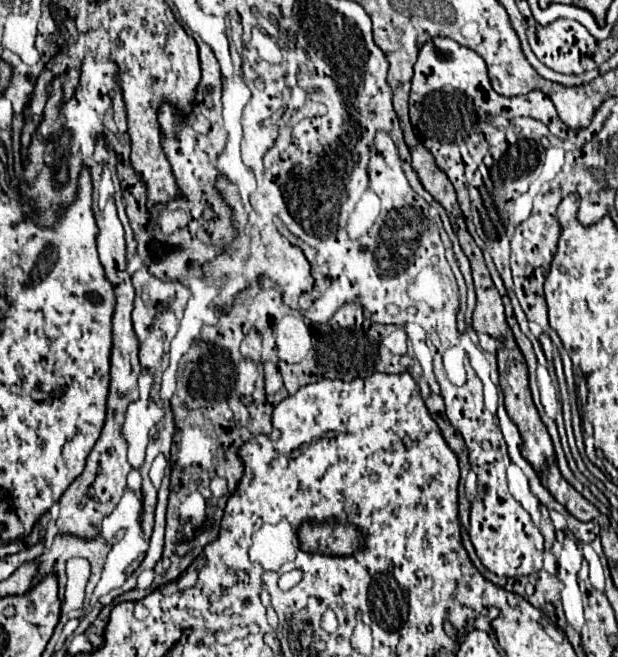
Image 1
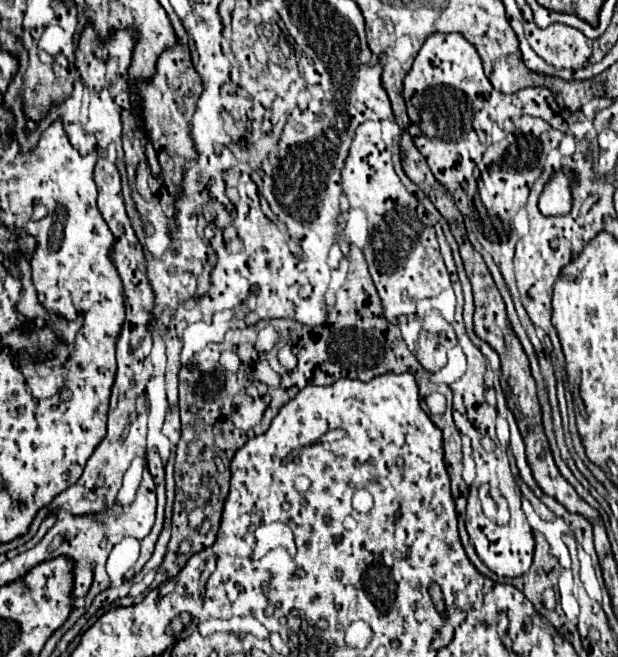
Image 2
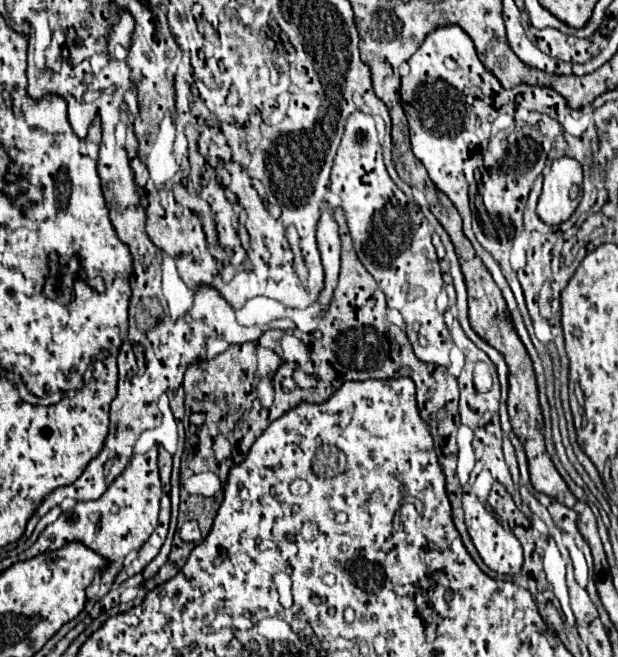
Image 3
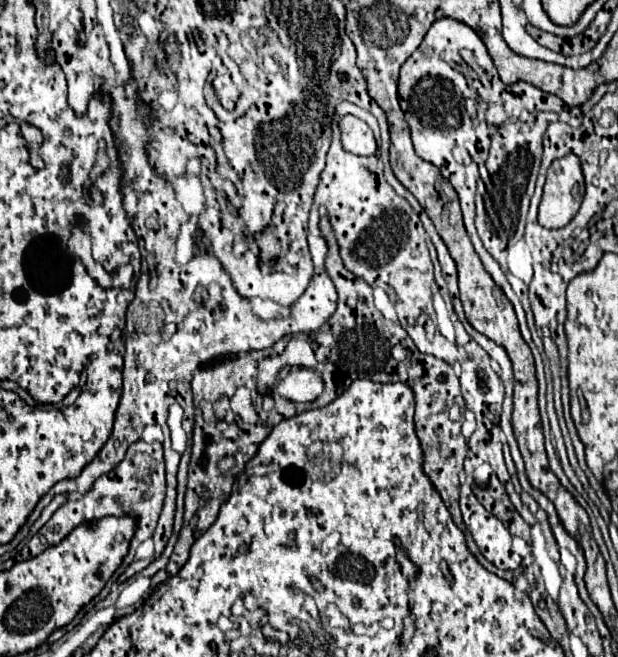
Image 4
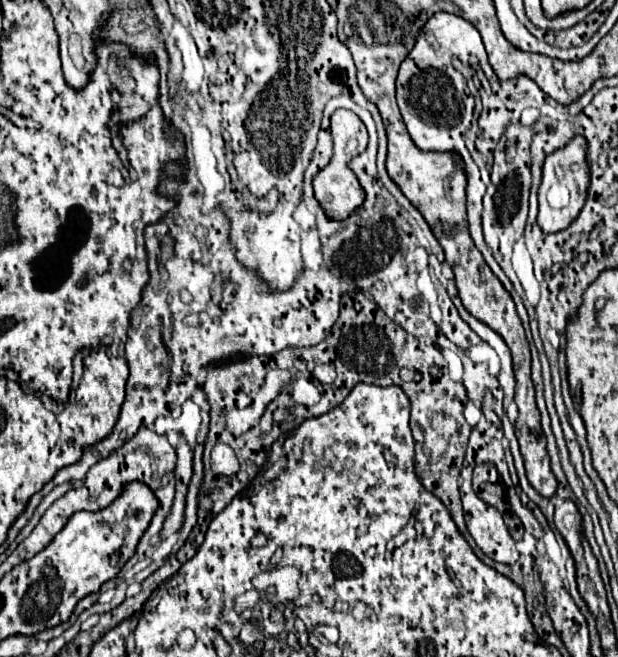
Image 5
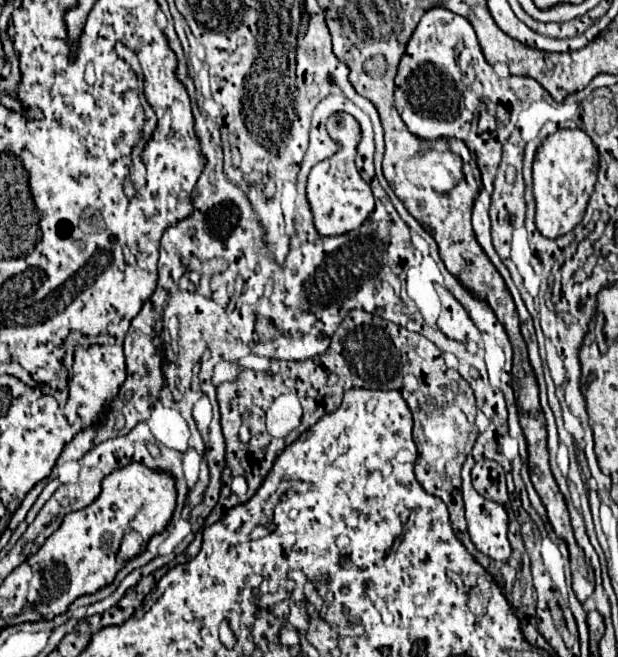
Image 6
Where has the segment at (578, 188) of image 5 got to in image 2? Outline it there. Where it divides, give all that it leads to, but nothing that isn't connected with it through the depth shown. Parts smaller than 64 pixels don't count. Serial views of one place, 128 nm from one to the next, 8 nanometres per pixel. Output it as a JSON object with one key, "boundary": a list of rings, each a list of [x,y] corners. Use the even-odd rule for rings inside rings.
{"boundary":[[[562,170],[556,172],[554,178],[546,184],[546,188],[538,200],[538,208],[546,216],[564,216],[570,212],[572,196],[570,196],[566,172],[562,172]]]}

